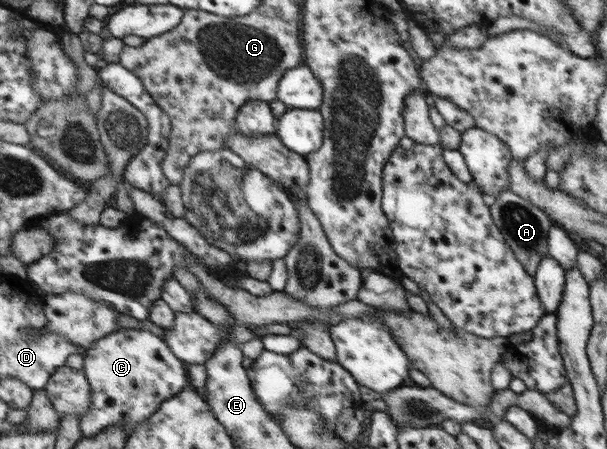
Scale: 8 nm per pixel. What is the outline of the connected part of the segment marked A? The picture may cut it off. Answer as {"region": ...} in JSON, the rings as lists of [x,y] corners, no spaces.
{"region":[[[502,192],[494,200],[489,200],[489,207],[495,226],[503,235],[505,243],[513,249],[517,261],[525,267],[525,271],[534,277],[539,261],[548,255],[547,241],[553,226],[552,219],[541,208],[511,192]]]}

